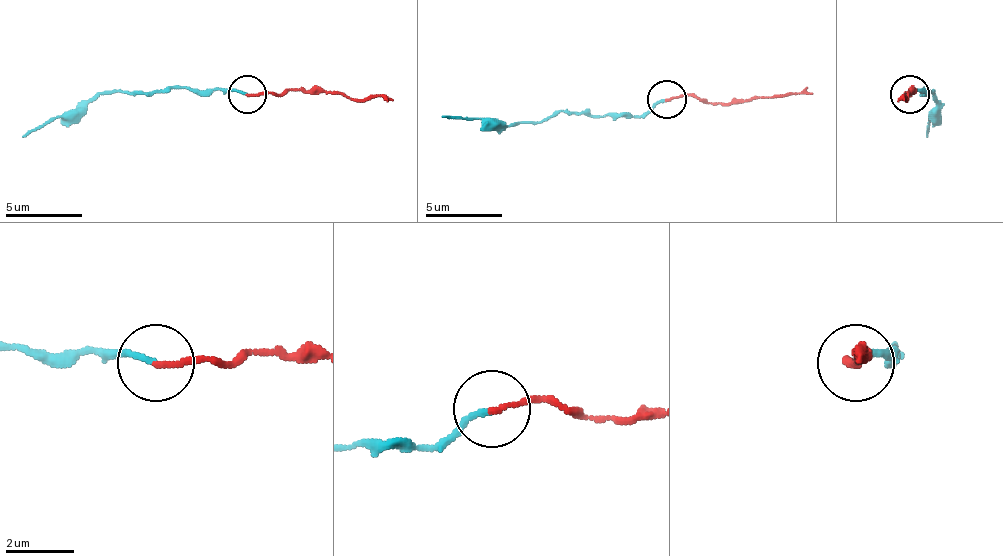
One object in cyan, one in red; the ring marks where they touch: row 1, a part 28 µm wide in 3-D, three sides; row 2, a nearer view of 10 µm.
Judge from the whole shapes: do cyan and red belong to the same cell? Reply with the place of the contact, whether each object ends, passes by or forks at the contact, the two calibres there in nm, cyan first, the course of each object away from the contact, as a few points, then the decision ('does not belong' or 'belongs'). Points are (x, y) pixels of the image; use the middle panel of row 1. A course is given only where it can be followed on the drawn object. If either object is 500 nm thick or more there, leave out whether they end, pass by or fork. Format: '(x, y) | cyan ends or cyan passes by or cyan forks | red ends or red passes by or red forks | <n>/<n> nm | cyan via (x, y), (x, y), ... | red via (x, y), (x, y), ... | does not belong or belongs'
(666, 99) | cyan ends | red ends | 150/160 nm | cyan via (665, 98), (639, 117), (589, 117), (558, 110), (539, 121), (500, 125), (477, 117), (442, 117) | red via (665, 98), (696, 94), (750, 102), (773, 94), (800, 94), (808, 86) | does not belong

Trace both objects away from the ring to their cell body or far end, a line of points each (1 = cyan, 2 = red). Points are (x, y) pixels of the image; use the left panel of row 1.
1: (246, 95), (169, 87), (96, 91), (81, 107), (57, 114), (23, 137)
2: (246, 95), (331, 91), (354, 99), (381, 95), (388, 103)

